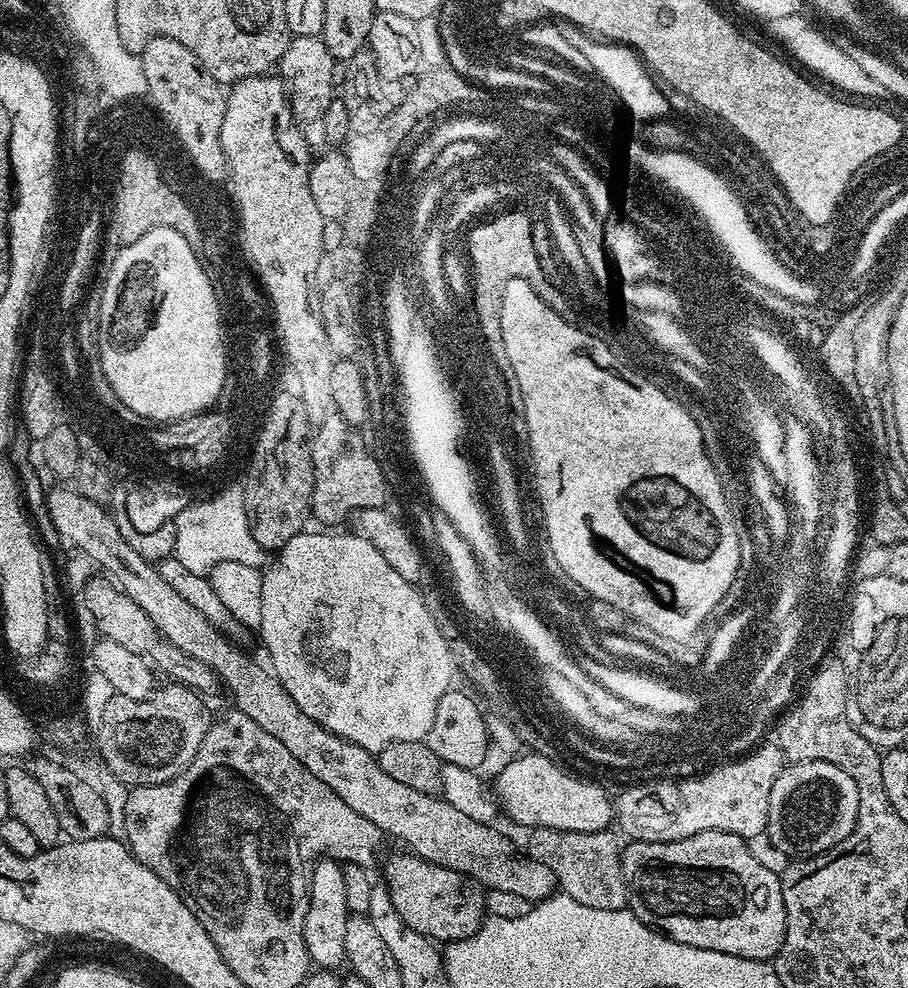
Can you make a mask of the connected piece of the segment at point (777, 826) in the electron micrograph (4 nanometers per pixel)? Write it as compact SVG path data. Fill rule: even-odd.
M801 760L798 766L789 767L776 779L776 787L770 790L770 810L768 811L768 837L778 846L778 850L786 850L789 858L817 856L842 842L846 830L851 829L858 818L858 786L854 786L854 778L833 764L825 764L821 760ZM840 787L844 787L844 808L840 805Z

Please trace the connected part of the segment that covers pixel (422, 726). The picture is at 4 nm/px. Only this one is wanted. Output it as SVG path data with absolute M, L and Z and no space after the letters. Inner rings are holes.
M305 530L298 533L290 542L296 542L296 574L270 574L263 573L262 582L262 618L258 625L258 633L264 639L264 648L272 659L271 671L276 673L280 684L302 706L305 714L310 714L314 722L318 722L326 730L330 730L335 736L341 736L344 740L354 742L362 746L367 752L378 754L390 742L410 742L411 740L424 740L430 730L430 722L434 722L434 710L438 710L438 702L442 694L446 694L453 687L452 666L454 670L454 652L448 649L448 640L444 637L445 629L436 624L432 612L424 604L424 597L417 585L406 582L370 542L366 542L366 550L362 556L368 556L368 564L364 570L364 558L358 558L358 534L347 534L344 530Z

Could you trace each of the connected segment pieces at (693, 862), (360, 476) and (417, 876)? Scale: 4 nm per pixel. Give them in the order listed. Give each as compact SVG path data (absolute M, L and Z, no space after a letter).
M703 832L674 842L637 840L623 849L620 861L628 891L628 908L643 924L655 928L669 940L691 948L765 962L771 961L784 945L780 877L755 860L745 837L731 832Z
M327 419L318 426L318 439L314 444L314 494L312 495L313 521L317 520L320 526L340 526L344 519L351 514L359 514L367 508L383 508L389 502L388 484L384 481L385 469L373 463L372 457L364 449L357 436L350 434L347 425L341 424L340 420Z
M415 854L407 855L390 857L382 877L393 900L394 909L406 925L436 942L465 940L473 936L486 919L485 893L461 872L432 864Z

